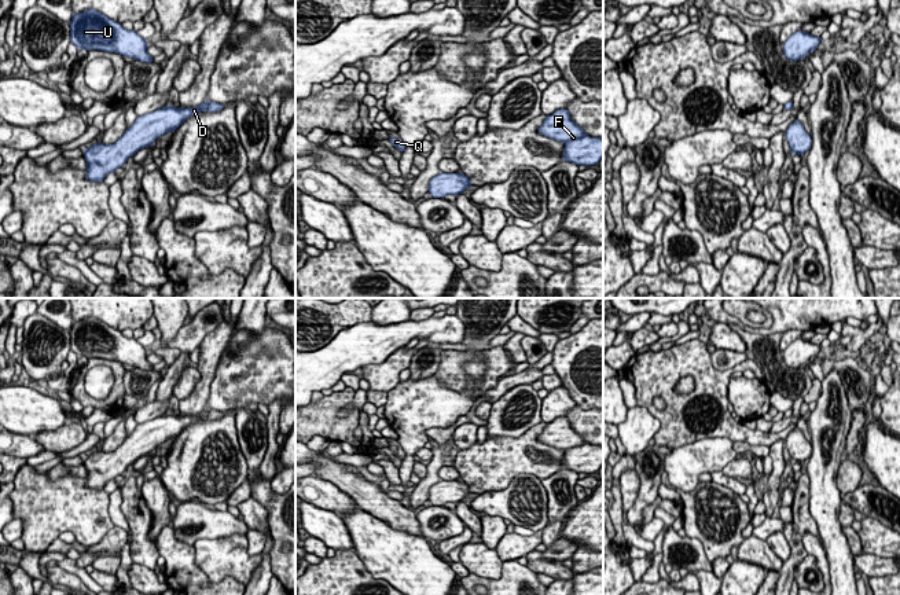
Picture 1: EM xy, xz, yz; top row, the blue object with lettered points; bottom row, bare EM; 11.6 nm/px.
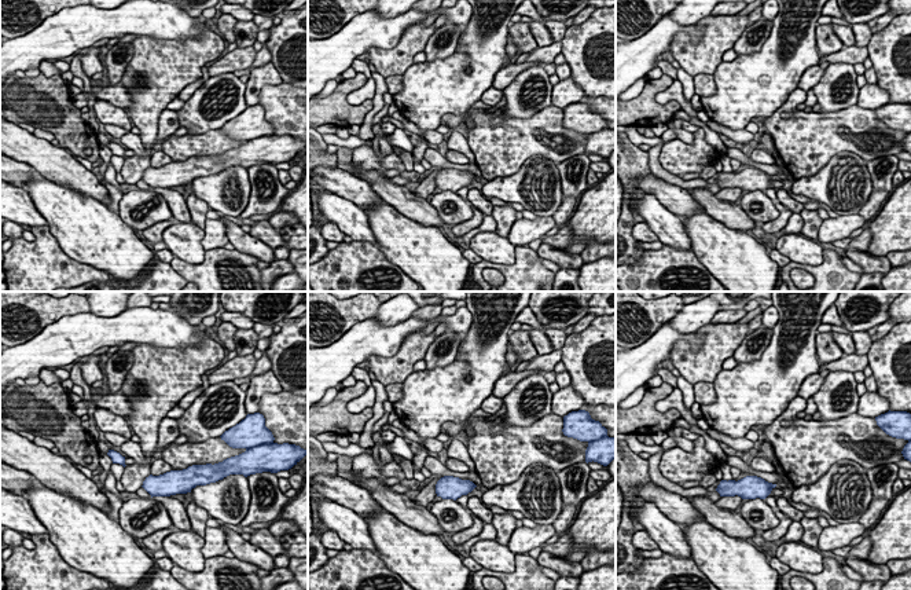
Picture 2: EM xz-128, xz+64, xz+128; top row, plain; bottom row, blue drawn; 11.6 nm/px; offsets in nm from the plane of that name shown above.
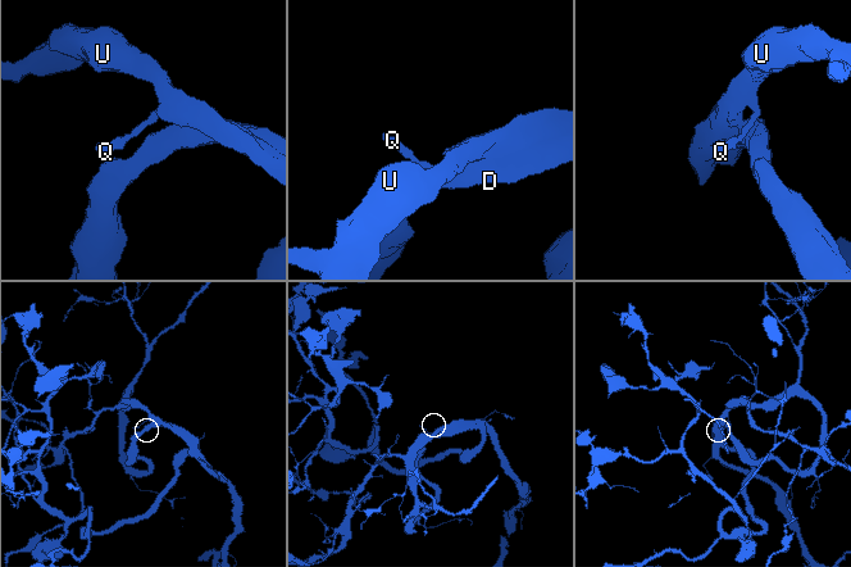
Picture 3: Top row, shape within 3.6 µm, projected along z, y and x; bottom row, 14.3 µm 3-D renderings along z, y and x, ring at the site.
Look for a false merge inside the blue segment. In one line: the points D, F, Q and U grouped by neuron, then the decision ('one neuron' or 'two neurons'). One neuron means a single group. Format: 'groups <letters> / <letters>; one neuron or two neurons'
groups D F Q U; one neuron

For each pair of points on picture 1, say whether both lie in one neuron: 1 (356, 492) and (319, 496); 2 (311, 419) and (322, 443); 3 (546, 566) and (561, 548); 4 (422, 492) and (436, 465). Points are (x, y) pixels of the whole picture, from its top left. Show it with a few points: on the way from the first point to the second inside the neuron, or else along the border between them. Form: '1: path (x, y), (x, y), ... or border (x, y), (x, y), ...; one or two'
1: border (319, 476), (337, 485), (357, 506); two
2: border (309, 439), (323, 436), (329, 441); two
3: border (542, 551), (544, 557), (561, 561); two
4: path (423, 485), (432, 477), (432, 472); one

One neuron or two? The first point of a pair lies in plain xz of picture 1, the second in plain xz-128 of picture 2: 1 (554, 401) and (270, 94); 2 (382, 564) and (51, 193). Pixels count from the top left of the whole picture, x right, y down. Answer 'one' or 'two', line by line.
1: two
2: one

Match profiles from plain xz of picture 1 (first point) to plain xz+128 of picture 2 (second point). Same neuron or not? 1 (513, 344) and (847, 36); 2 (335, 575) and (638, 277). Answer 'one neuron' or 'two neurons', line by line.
1: two neurons
2: one neuron

